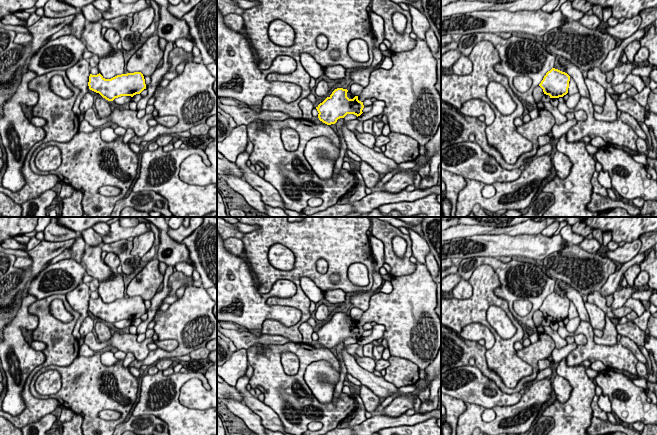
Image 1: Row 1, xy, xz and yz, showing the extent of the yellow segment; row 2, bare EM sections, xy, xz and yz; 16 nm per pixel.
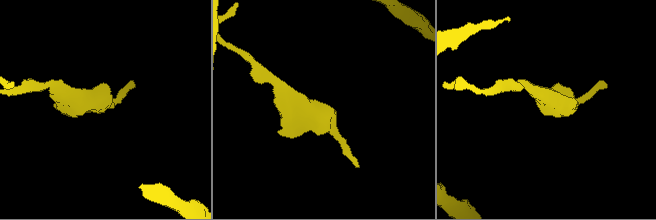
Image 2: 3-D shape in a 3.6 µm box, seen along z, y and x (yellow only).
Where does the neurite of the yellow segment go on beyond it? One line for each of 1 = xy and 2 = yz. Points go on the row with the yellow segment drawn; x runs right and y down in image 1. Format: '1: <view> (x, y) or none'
1: none
2: none

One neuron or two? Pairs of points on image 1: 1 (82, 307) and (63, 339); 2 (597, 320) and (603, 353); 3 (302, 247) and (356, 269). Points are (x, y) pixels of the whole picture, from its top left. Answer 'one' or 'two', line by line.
1: two
2: two
3: two

